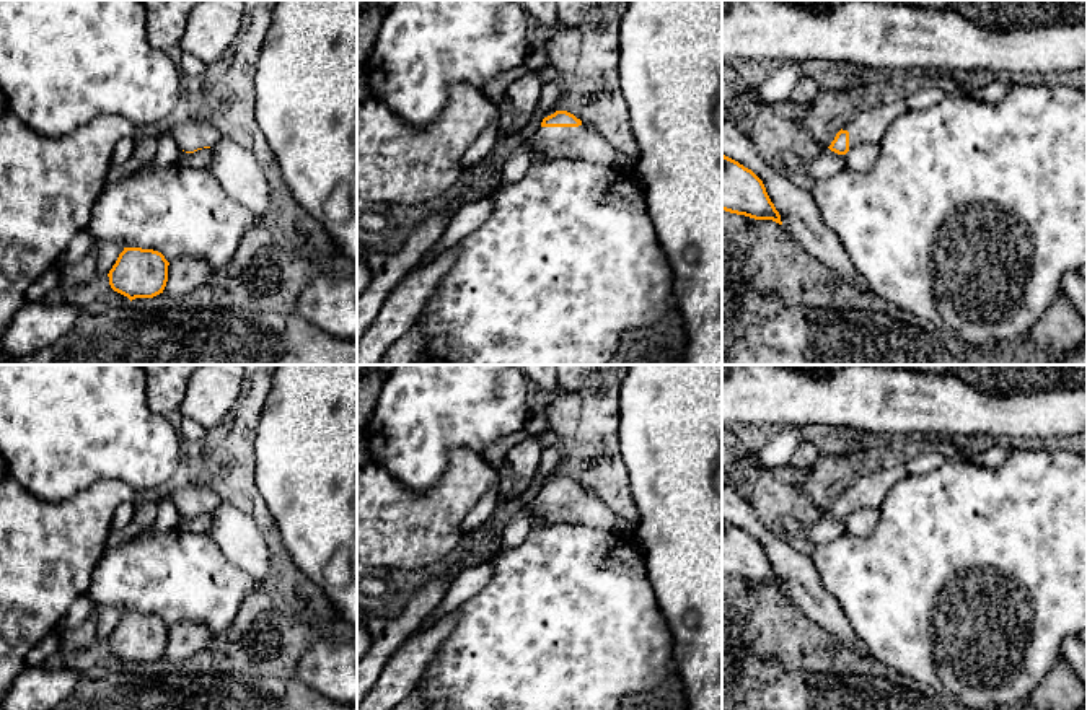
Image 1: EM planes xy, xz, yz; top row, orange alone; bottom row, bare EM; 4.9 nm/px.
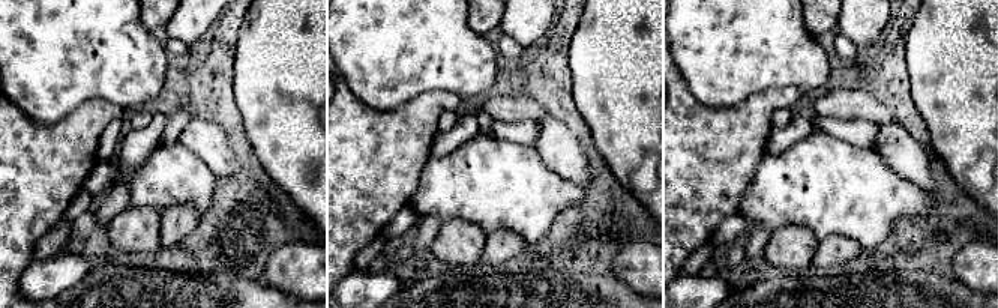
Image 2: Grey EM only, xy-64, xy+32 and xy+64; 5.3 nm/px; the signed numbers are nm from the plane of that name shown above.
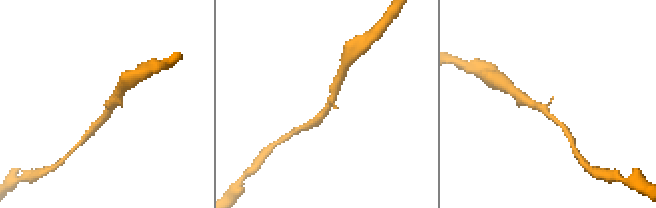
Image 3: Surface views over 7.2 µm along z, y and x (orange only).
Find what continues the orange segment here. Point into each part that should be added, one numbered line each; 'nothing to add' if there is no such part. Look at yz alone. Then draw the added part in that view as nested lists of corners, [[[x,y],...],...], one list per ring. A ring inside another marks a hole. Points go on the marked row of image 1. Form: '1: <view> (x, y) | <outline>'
1: yz (869, 126) | [[[903,96],[887,103],[869,104],[843,125],[843,130],[849,132],[849,148],[880,145],[890,124],[906,111],[908,104]]]

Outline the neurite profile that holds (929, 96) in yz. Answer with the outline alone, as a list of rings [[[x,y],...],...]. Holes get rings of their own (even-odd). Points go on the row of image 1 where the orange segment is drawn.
[[[926,86],[904,96],[909,111],[924,111],[934,107],[945,98],[945,91],[939,86]]]

